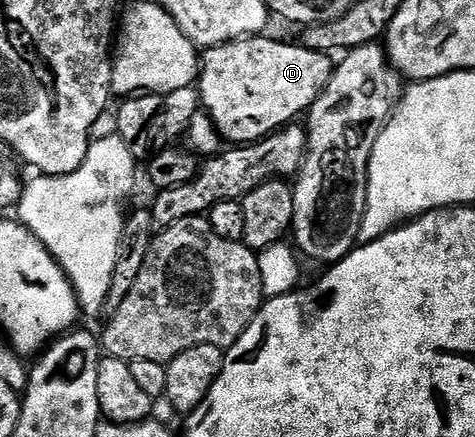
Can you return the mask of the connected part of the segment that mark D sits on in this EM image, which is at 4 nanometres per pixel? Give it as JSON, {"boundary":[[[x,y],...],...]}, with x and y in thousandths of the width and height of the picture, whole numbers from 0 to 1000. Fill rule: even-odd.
{"boundary":[[[524,85],[497,89],[491,98],[469,98],[436,110],[425,126],[425,151],[417,174],[421,227],[427,252],[451,277],[465,320],[488,332],[545,327],[566,309],[608,288],[642,261],[682,211],[703,160],[703,144],[684,119],[657,117],[638,103],[587,98],[566,85]]]}

